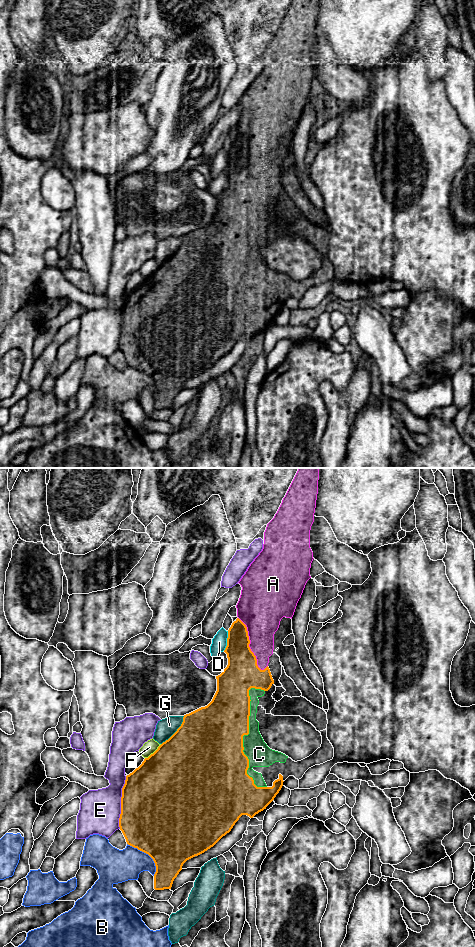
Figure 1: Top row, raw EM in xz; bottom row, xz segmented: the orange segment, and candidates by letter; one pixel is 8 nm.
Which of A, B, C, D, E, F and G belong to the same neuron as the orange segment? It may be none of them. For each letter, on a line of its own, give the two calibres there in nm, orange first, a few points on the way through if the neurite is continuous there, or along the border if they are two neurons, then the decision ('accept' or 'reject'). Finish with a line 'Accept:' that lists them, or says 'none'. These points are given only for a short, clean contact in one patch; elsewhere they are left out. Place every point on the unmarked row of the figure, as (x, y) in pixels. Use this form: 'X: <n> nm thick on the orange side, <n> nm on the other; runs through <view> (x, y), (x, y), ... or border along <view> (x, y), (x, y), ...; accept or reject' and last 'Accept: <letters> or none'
A: 280 nm thick on the orange side, 300 nm on the other; accept
B: 500 nm thick on the orange side, 260 nm on the other; reject
C: 500 nm thick on the orange side, 190 nm on the other; accept
D: 240 nm thick on the orange side, 120 nm on the other; reject
E: 500 nm thick on the orange side, 320 nm on the other; reject
F: 500 nm thick on the orange side, 110 nm on the other; reject
G: 500 nm thick on the orange side, 160 nm on the other; reject
Accept: A, C

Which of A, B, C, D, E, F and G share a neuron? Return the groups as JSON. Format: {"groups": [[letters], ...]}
{"groups": [["A", "C"], ["B"], ["D"], ["E"], ["F"], ["G"]]}

